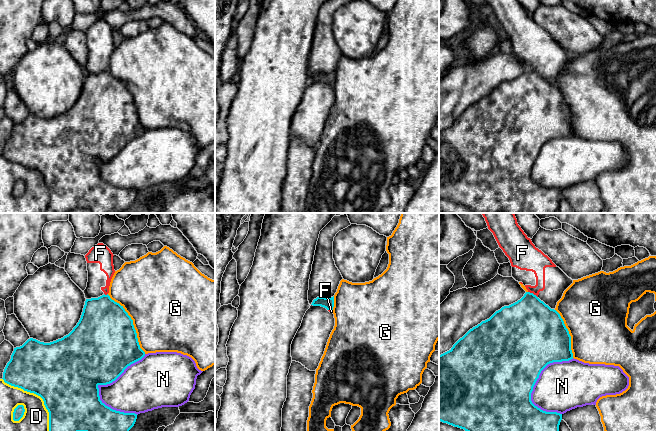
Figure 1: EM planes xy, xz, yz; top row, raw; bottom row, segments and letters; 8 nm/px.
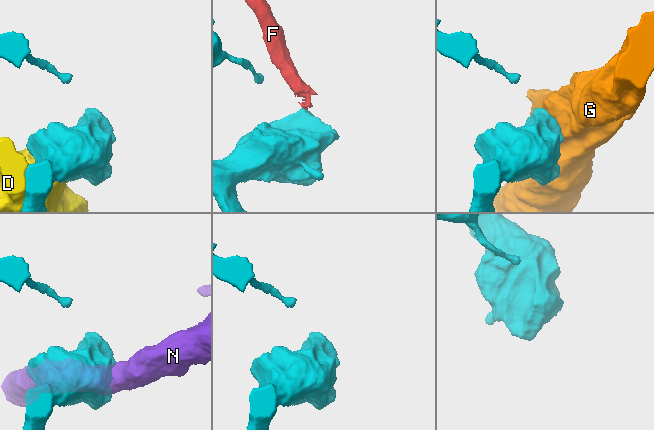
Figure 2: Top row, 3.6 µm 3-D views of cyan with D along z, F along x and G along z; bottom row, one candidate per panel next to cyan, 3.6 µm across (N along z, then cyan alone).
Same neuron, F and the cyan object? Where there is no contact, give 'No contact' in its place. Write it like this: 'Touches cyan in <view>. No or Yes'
Touches cyan in yz. No

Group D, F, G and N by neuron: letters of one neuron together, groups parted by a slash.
D / F / G / N

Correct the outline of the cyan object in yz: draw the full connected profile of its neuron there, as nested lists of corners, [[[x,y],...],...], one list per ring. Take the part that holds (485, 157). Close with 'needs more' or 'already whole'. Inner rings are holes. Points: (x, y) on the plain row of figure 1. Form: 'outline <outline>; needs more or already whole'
outline [[[526,68],[520,76],[496,87],[489,95],[470,105],[449,127],[439,131],[439,197],[464,205],[474,213],[556,213],[562,190],[546,188],[535,182],[531,177],[531,169],[541,147],[548,140],[571,135],[573,135],[571,112],[560,90],[533,69]]]; already whole

